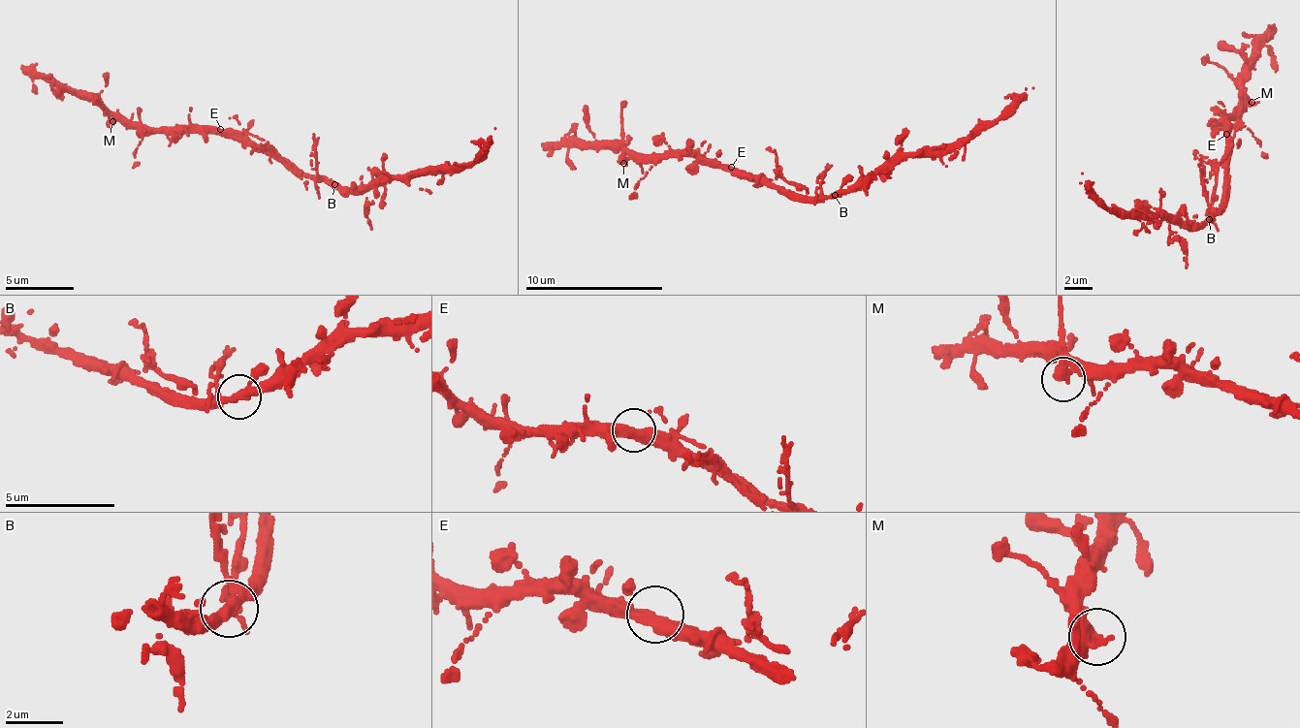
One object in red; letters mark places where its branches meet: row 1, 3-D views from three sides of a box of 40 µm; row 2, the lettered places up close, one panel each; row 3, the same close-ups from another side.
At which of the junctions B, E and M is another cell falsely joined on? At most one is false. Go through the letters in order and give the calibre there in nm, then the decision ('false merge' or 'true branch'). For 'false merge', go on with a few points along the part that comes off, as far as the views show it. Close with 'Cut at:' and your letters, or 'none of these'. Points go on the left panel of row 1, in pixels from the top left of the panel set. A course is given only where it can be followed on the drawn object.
B: 380 nm thick; true branch
E: 420 nm thick; true branch
M: 400 nm thick; true branch
Cut at: none of these

